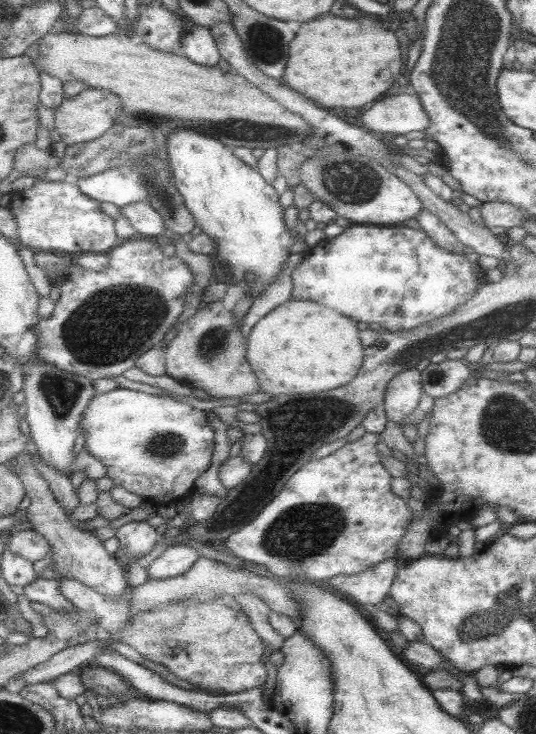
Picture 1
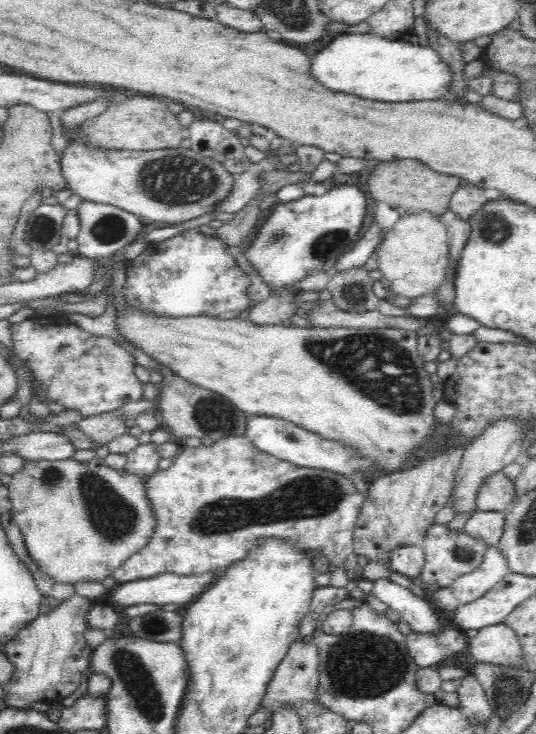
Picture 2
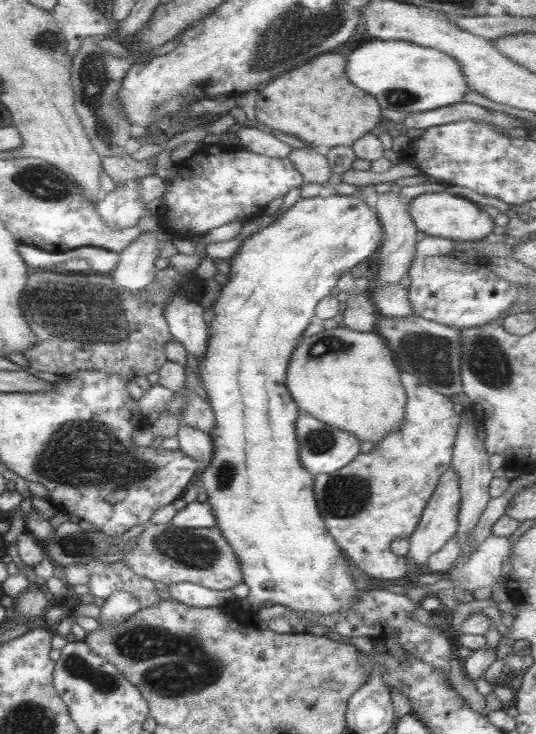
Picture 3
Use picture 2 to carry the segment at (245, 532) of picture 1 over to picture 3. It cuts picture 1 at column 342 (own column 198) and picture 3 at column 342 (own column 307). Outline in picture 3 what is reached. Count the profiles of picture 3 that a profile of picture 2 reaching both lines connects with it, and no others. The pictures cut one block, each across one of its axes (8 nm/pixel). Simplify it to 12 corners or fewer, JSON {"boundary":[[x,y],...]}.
{"boundary":[[400,372],[402,420],[313,477],[327,533],[377,580],[448,470],[459,418]]}

